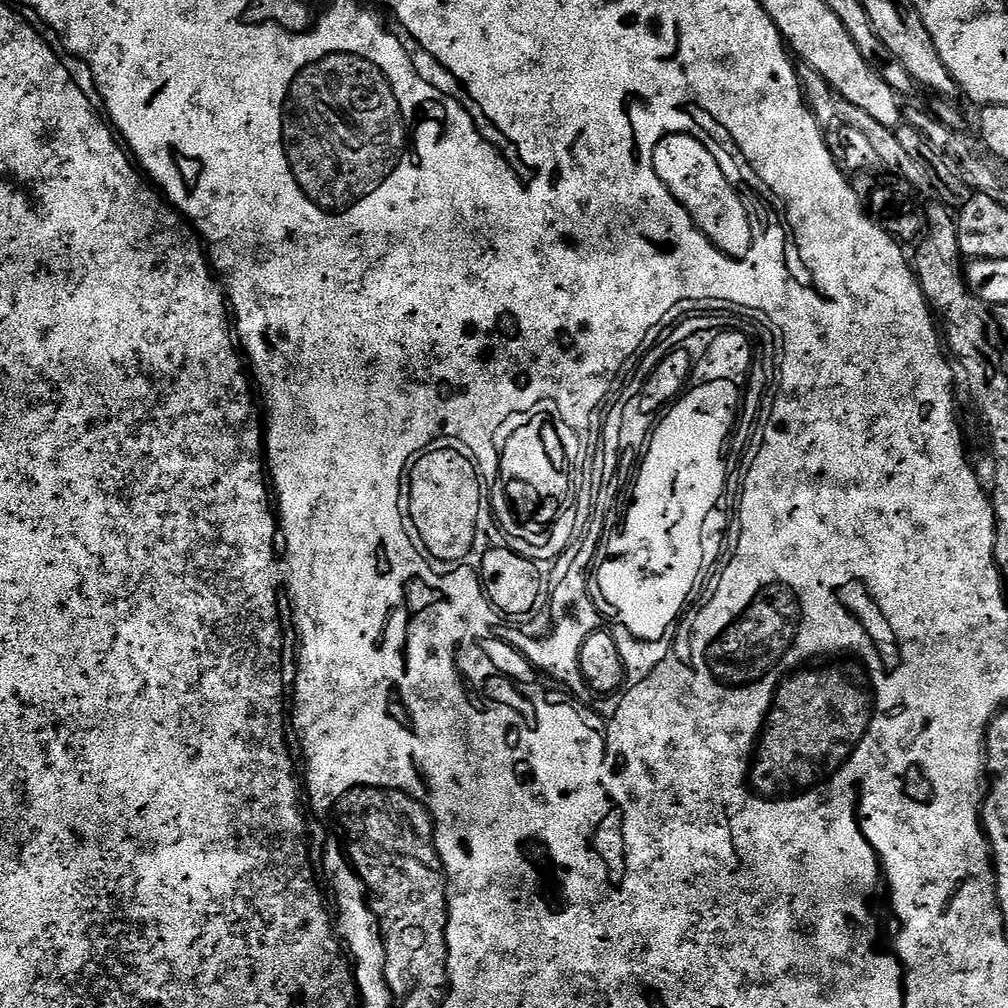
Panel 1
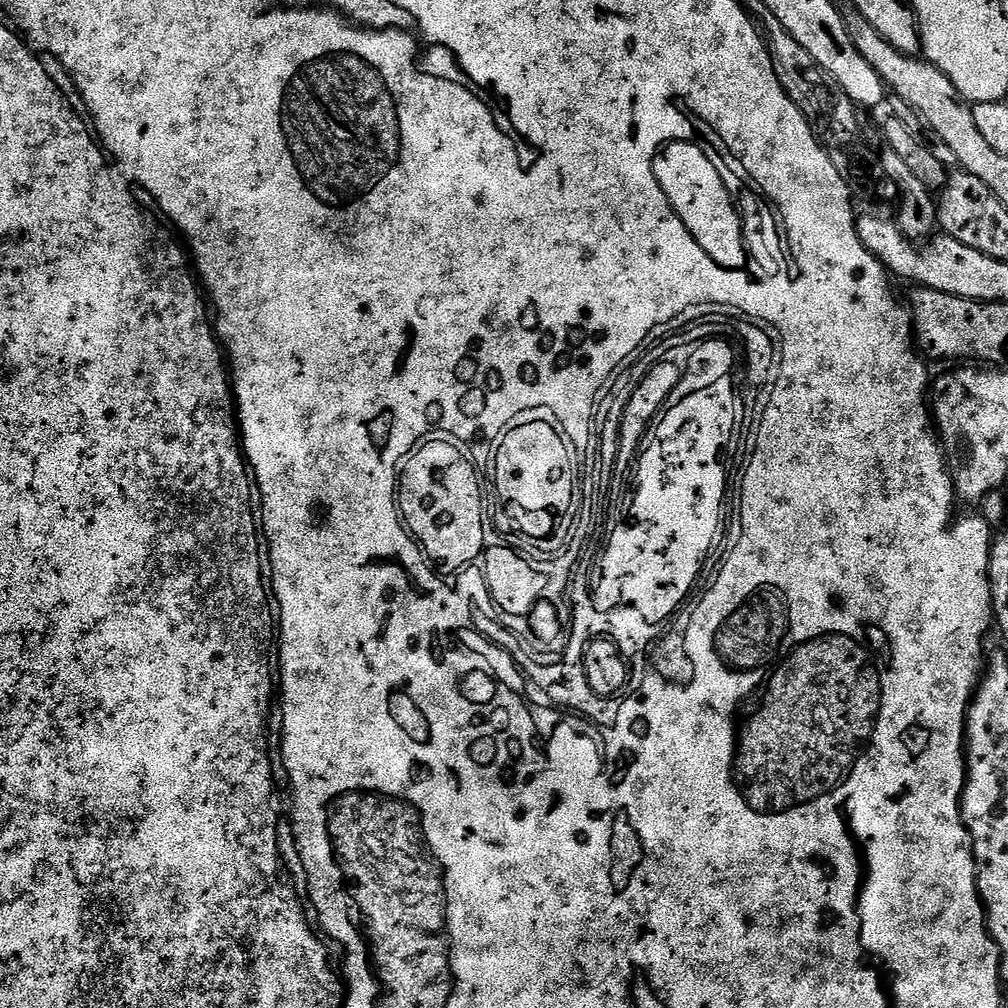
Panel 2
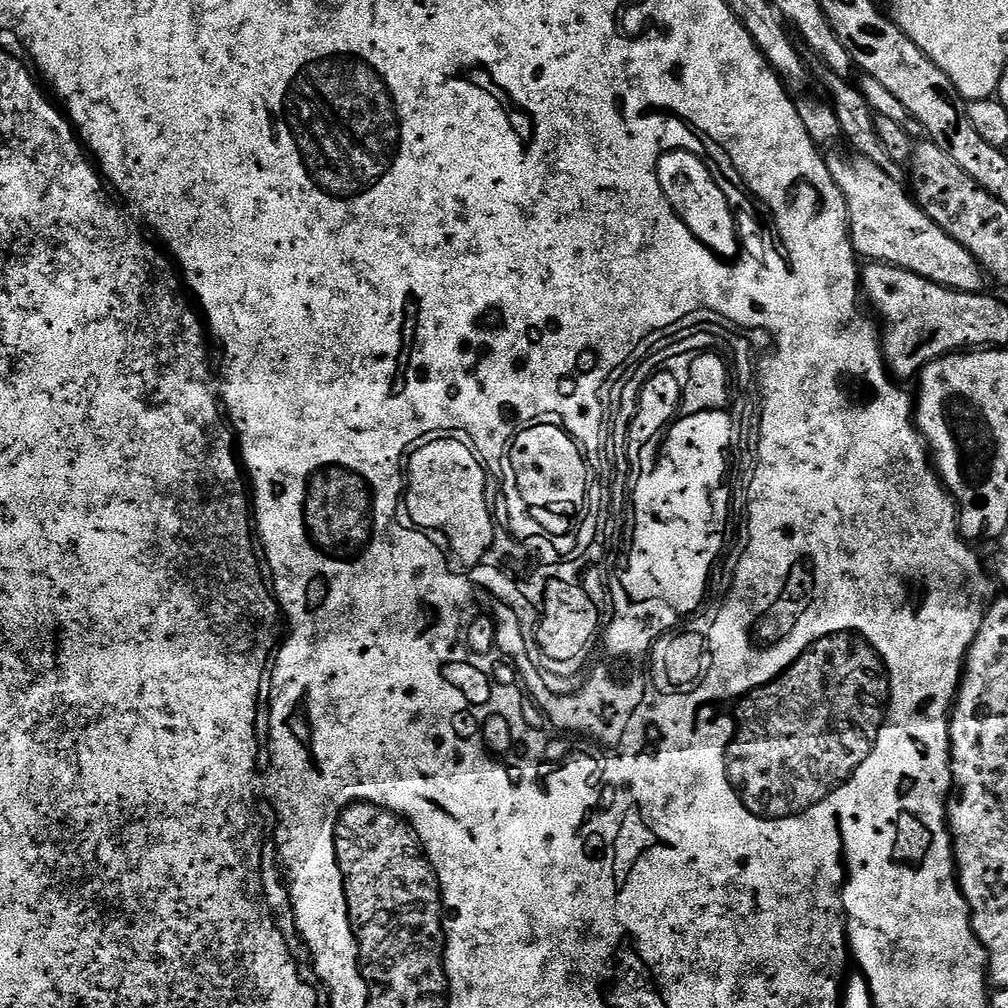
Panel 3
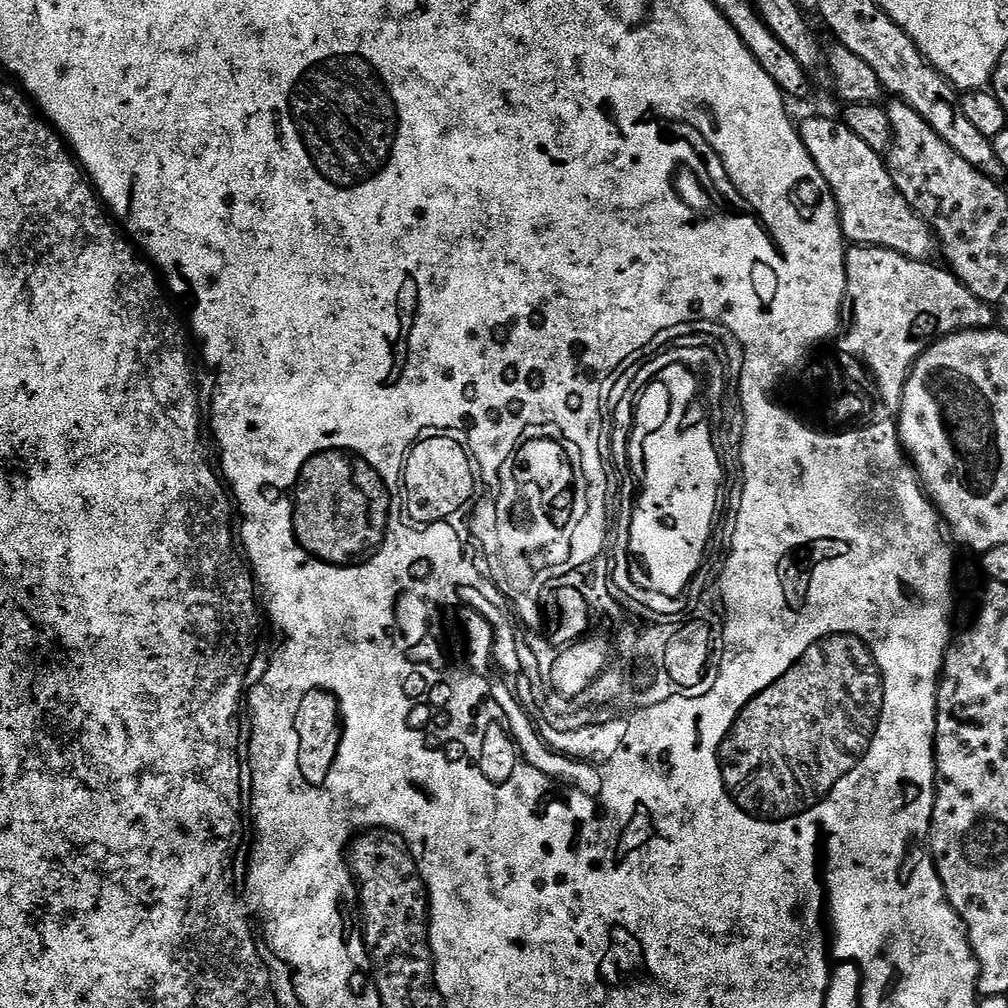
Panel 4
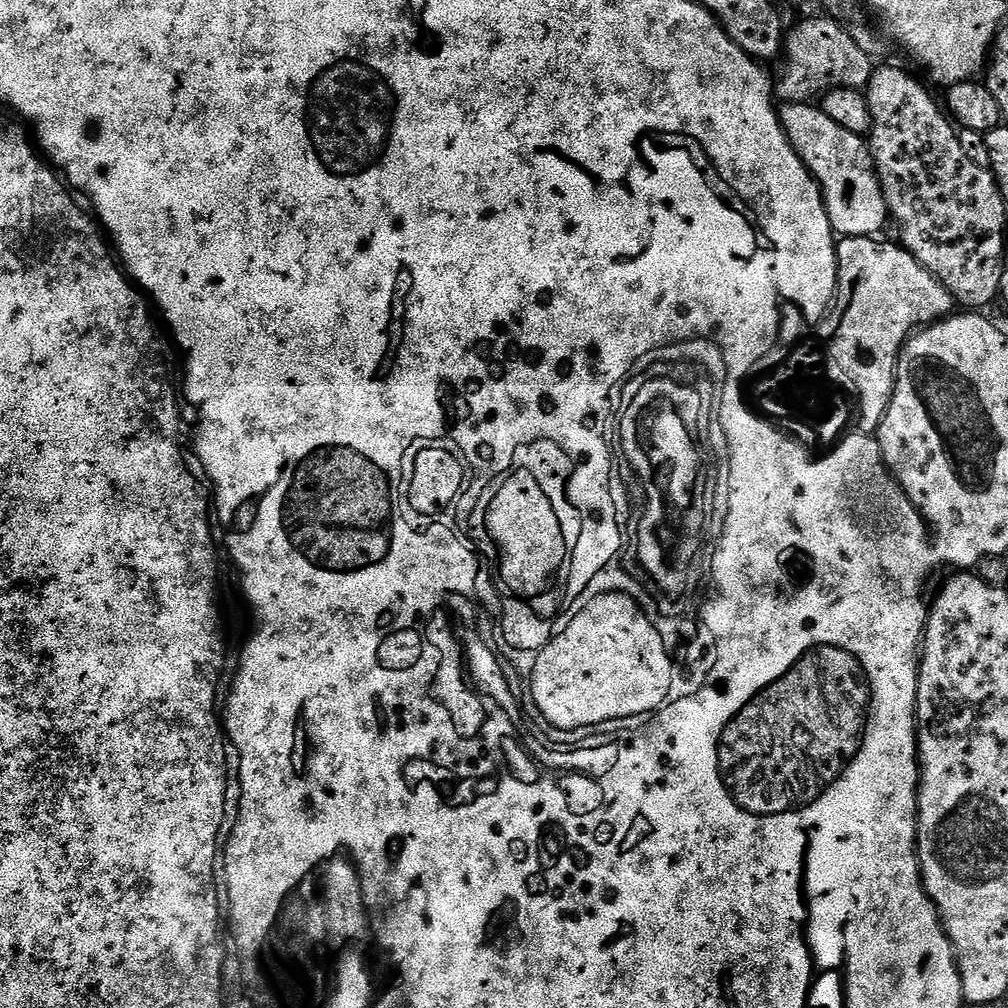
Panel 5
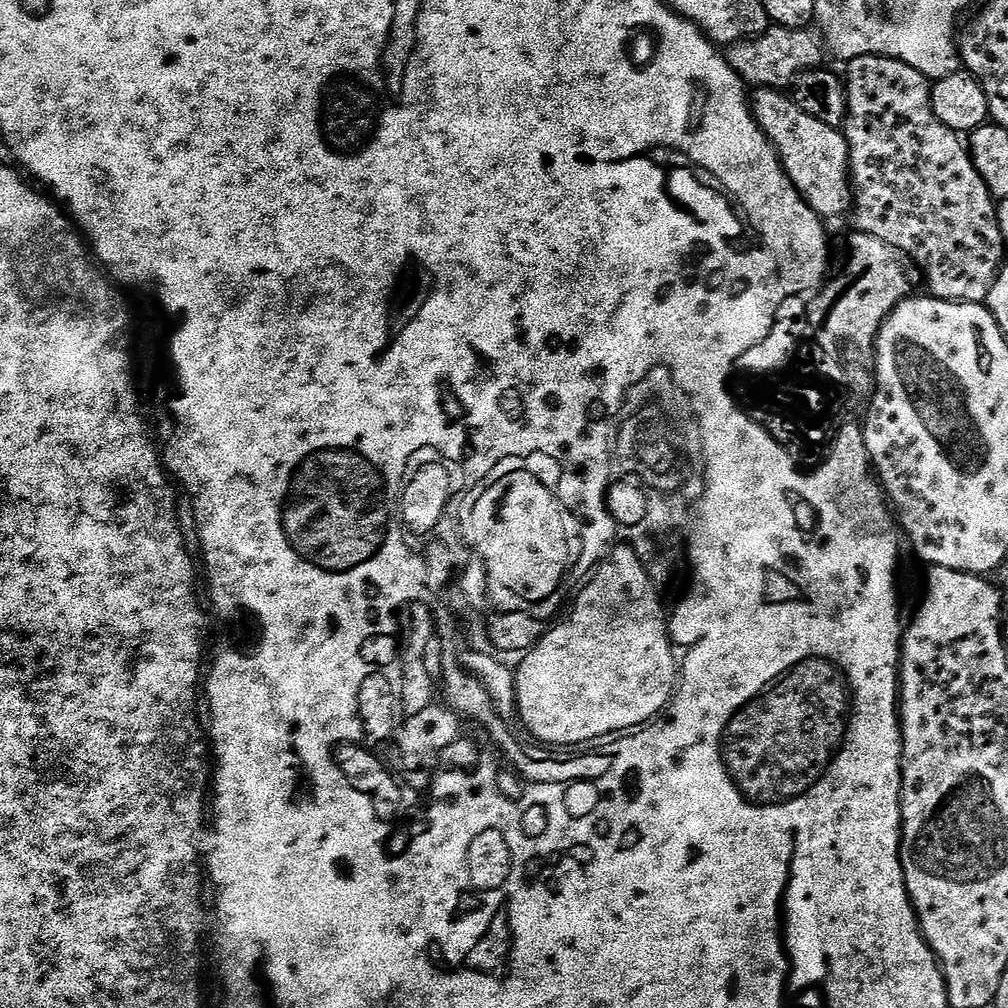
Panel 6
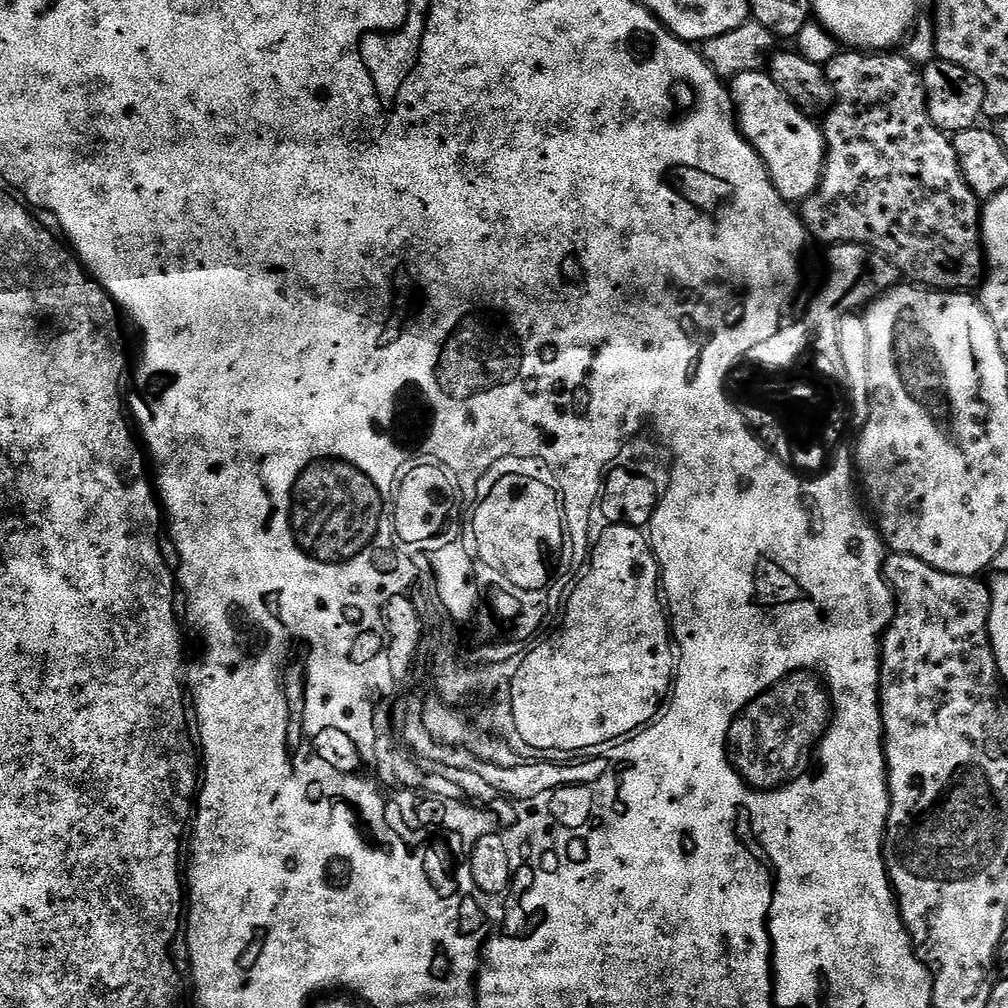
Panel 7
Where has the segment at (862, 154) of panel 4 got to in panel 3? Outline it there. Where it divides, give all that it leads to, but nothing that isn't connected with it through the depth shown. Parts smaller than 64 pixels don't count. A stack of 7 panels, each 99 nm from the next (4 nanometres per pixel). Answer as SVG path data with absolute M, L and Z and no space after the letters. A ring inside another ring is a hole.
M829 155L827 162L848 207L848 235L852 237L857 257L868 262L892 264L950 290L985 291L986 273L970 250L966 250L966 246L958 246L942 226L935 224L901 181L890 178L886 170L864 156L847 155Z

